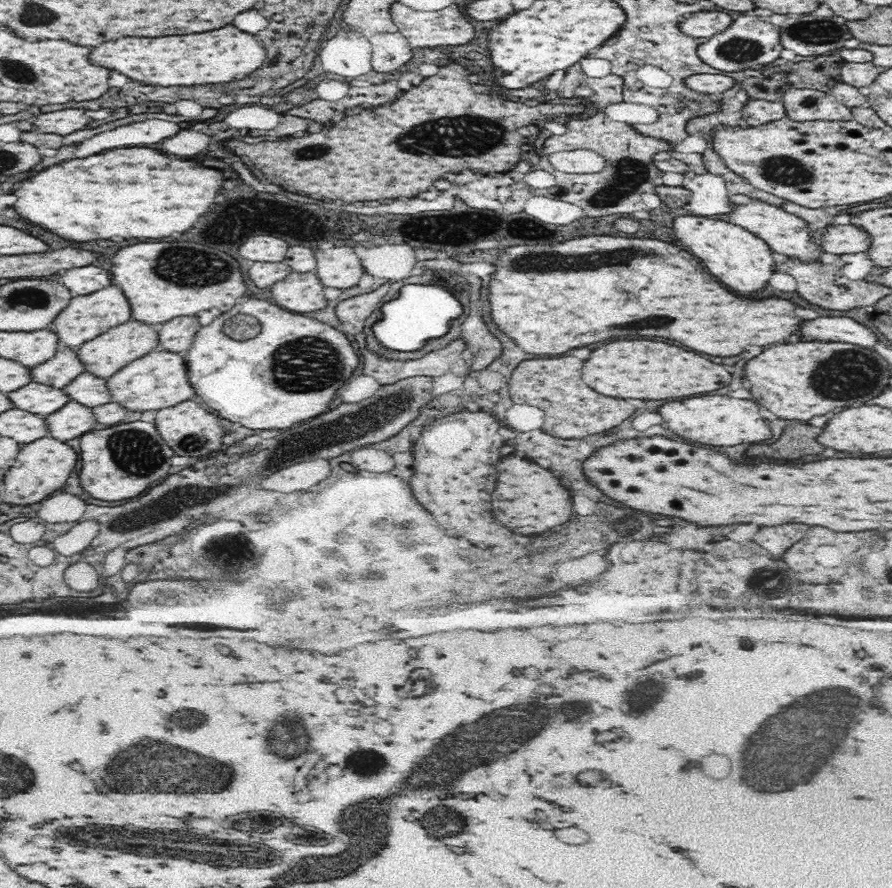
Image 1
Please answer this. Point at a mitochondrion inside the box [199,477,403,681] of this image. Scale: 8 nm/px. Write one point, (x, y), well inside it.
(223, 551)

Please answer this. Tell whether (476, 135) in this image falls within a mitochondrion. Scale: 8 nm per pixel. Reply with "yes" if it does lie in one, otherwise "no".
yes

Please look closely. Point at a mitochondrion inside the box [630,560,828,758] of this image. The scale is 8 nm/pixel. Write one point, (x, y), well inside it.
(771, 704)

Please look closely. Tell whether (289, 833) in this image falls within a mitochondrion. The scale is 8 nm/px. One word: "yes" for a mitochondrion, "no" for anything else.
no

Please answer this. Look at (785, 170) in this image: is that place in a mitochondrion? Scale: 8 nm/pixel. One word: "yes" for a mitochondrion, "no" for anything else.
yes

